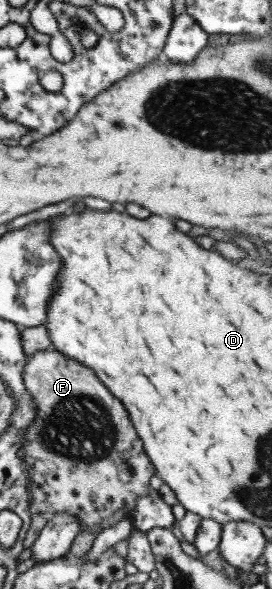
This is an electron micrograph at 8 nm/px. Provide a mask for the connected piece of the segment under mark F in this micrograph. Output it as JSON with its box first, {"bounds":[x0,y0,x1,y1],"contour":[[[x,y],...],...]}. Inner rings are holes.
{"bounds":[17,349,155,534],"contour":[[[54,349],[38,351],[28,356],[25,364],[23,364],[23,374],[21,374],[21,377],[25,389],[27,389],[29,395],[32,396],[33,407],[35,407],[35,416],[33,416],[31,424],[25,428],[25,432],[23,432],[23,442],[21,442],[19,450],[17,450],[17,455],[21,457],[21,461],[23,461],[23,465],[25,465],[25,471],[27,475],[29,475],[28,485],[26,485],[31,497],[29,507],[33,507],[35,513],[39,513],[43,518],[48,518],[53,515],[53,513],[69,513],[69,515],[77,517],[80,525],[79,531],[95,529],[95,533],[97,534],[101,533],[101,530],[105,529],[105,527],[115,525],[115,523],[121,521],[121,519],[128,519],[129,511],[132,511],[133,507],[135,507],[137,497],[143,497],[143,495],[153,493],[149,486],[149,478],[155,475],[155,470],[153,464],[151,464],[149,458],[143,451],[141,440],[135,433],[135,430],[133,430],[130,417],[125,407],[123,407],[123,404],[99,381],[99,378],[93,373],[92,369],[81,365],[81,363],[77,363],[75,360],[68,359]]]}

